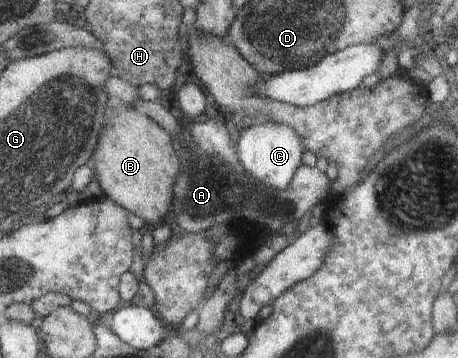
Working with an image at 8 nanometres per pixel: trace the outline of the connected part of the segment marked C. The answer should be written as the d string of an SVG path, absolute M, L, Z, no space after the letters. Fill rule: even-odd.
M274 122L249 123L235 137L237 159L243 170L258 183L275 191L287 190L295 173L302 165L302 156L306 151L294 130Z

